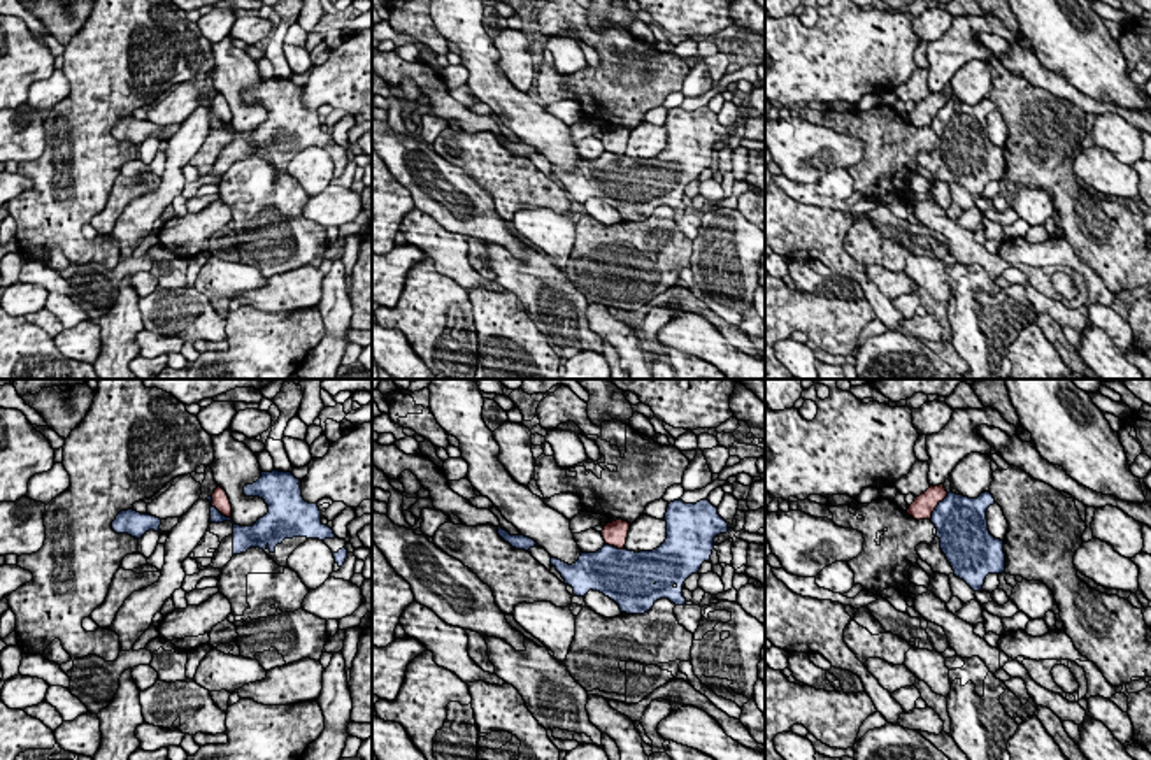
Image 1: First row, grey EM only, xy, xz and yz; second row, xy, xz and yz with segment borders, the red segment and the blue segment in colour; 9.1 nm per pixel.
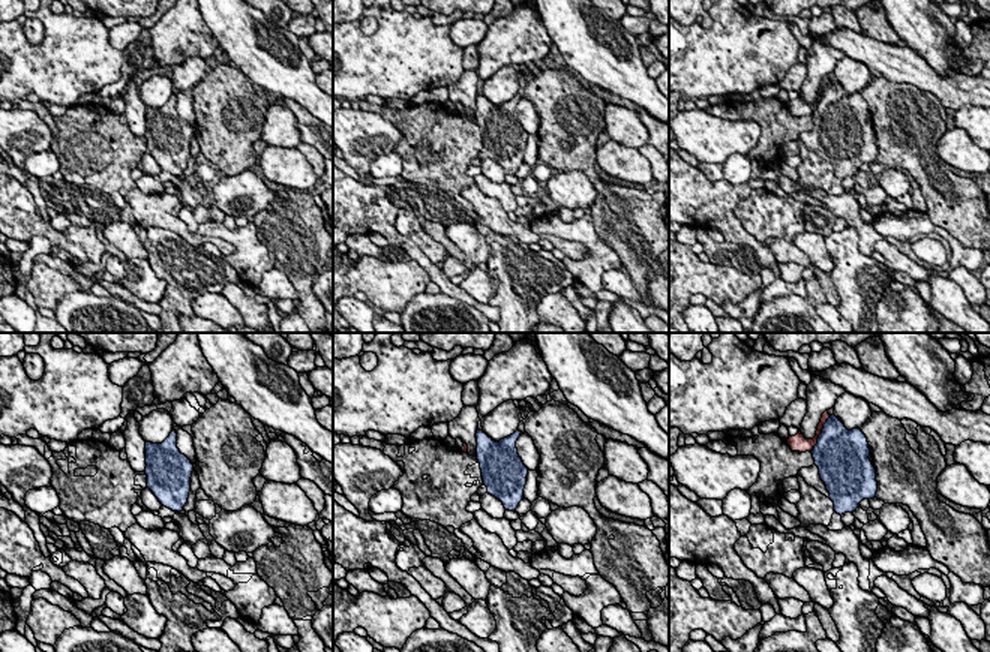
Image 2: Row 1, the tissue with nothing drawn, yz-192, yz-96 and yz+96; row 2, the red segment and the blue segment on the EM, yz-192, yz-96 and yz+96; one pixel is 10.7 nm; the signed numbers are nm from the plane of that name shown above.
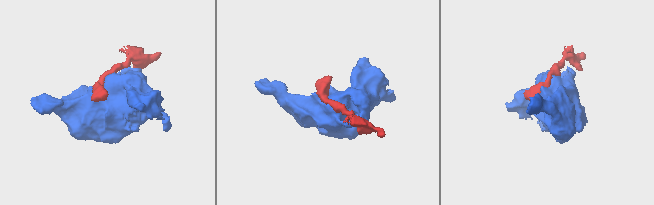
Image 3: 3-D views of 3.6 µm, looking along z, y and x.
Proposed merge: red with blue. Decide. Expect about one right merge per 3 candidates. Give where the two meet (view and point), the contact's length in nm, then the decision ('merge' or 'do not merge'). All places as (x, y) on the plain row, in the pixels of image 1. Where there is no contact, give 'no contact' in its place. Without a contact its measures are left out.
contact xy (218, 116); length 280 nm; do not merge

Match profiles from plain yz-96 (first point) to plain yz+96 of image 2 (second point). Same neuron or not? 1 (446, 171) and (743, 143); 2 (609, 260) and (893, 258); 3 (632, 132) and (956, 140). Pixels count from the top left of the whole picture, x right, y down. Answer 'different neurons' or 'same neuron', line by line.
1: different neurons
2: same neuron
3: different neurons

